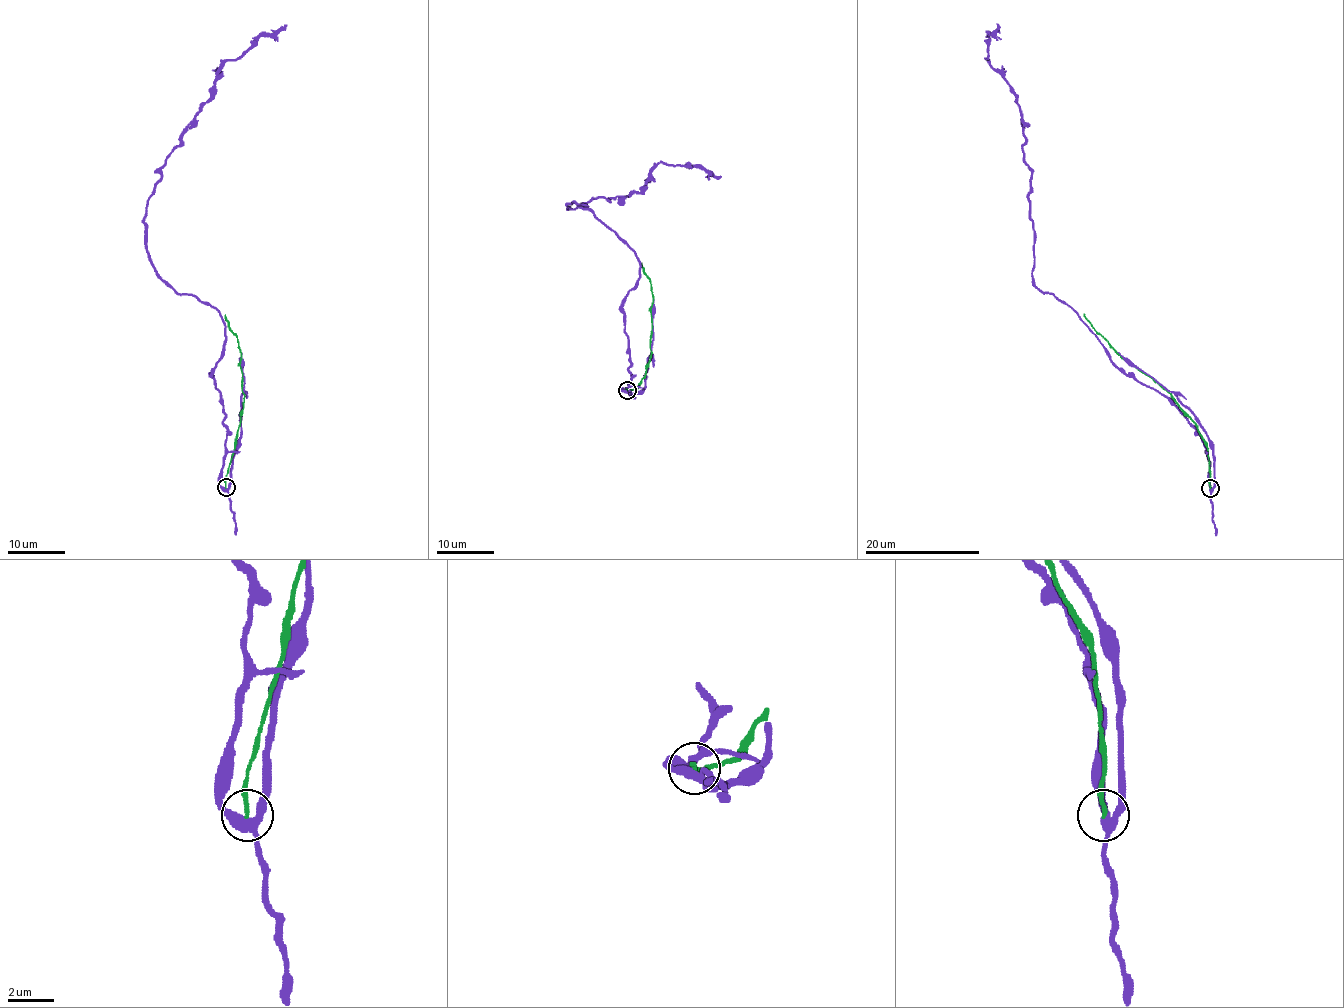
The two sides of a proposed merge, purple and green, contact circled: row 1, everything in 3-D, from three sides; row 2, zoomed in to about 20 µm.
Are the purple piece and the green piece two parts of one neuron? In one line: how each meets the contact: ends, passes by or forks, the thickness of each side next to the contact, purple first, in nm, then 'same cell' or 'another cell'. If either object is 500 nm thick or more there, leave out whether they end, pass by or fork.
purple forks; green ends; calibres 360 and 180 nm; another cell

